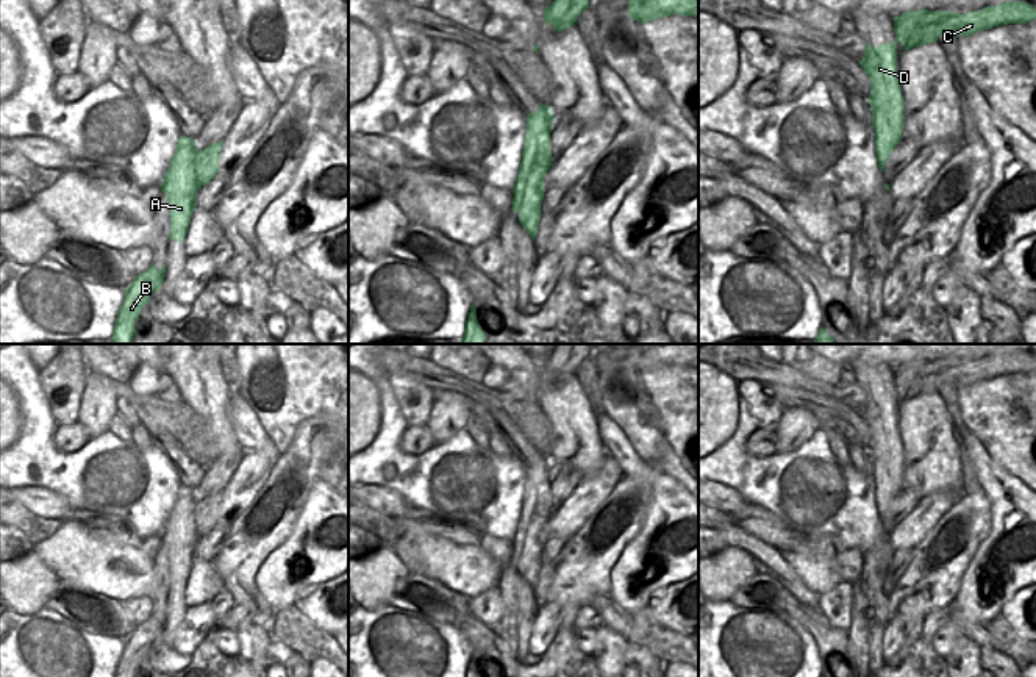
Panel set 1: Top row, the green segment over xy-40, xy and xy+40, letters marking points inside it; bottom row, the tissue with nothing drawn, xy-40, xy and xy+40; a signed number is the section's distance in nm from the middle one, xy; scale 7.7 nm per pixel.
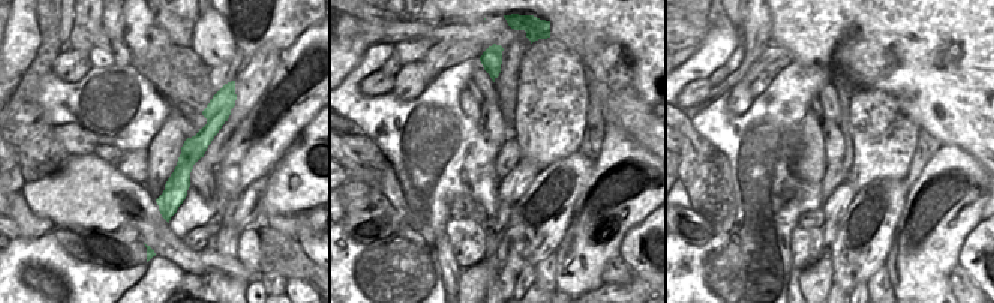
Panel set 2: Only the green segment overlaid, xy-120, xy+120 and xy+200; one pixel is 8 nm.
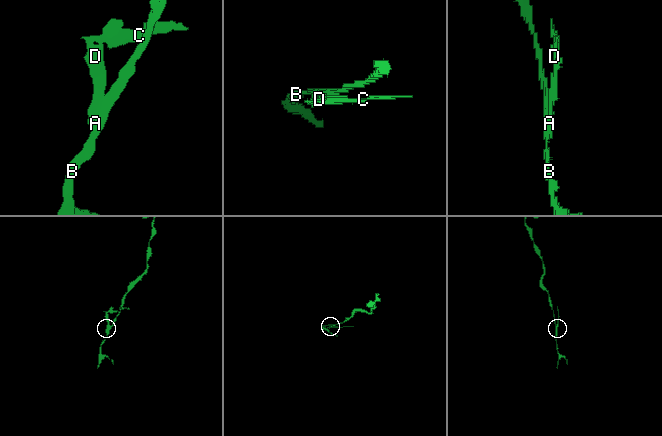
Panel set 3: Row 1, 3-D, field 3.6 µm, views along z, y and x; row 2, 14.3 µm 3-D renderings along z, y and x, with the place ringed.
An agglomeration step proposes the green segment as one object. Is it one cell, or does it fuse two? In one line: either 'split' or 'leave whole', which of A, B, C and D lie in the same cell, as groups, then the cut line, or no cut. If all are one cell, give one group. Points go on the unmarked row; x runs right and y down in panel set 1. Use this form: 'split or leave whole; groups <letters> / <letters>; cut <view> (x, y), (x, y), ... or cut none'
split; groups A B / C D; cut xy (549, 502), (525, 527), (525, 546), (518, 560)

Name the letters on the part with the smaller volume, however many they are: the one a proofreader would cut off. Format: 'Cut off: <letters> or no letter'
Cut off: C, D

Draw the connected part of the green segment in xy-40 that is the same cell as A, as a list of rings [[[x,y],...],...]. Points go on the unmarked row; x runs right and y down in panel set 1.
[[[222,491],[214,493],[202,500],[197,500],[194,508],[188,511],[177,530],[177,541],[172,546],[170,561],[170,583],[169,593],[177,589],[184,593],[191,566],[195,560],[197,541],[208,535],[219,519],[219,508]]]

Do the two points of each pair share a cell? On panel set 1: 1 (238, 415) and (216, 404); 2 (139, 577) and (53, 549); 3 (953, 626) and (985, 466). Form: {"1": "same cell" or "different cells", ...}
{"1": "different cells", "2": "same cell", "3": "same cell"}

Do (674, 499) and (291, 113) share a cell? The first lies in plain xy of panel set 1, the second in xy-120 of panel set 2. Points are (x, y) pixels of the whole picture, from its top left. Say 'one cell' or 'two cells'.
two cells

